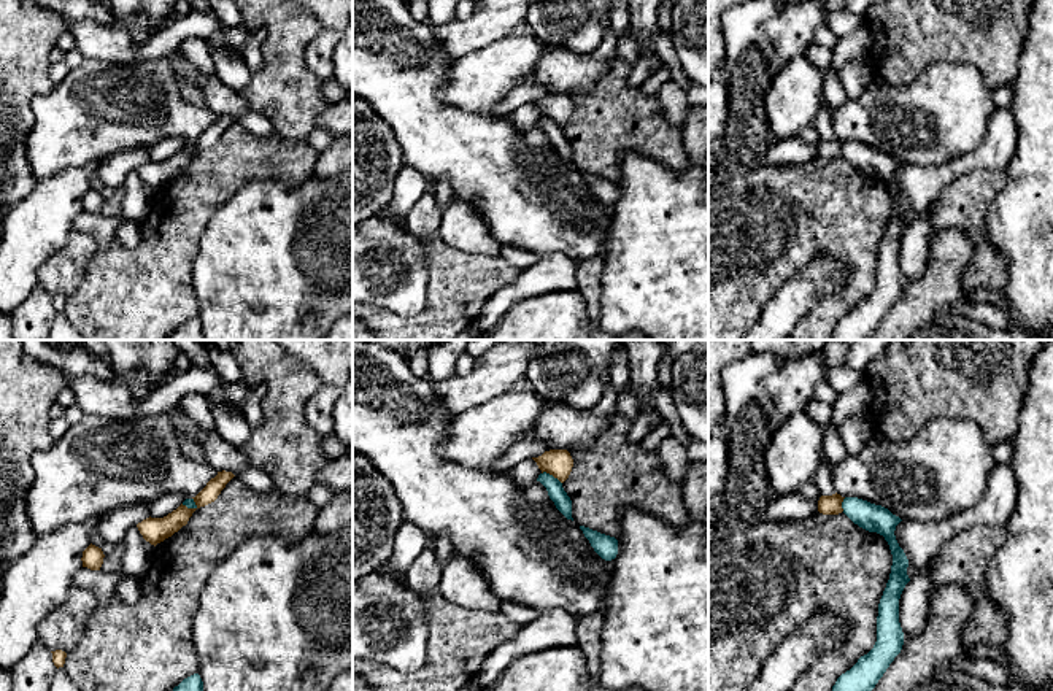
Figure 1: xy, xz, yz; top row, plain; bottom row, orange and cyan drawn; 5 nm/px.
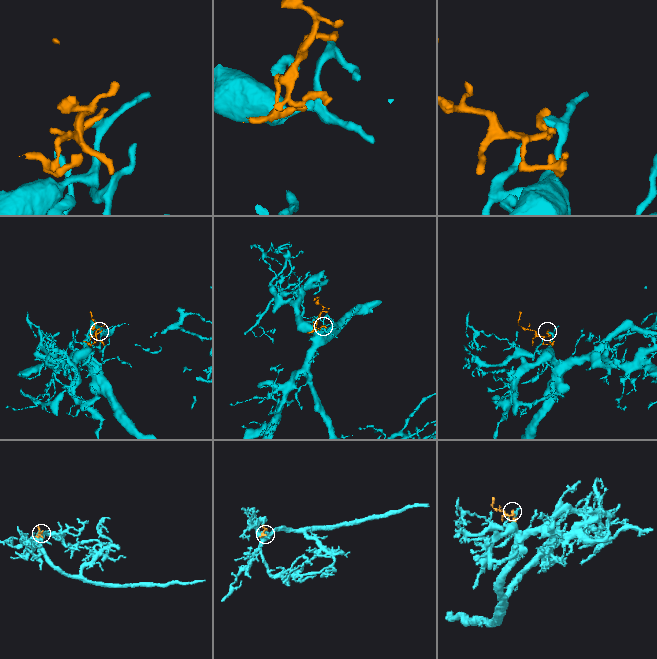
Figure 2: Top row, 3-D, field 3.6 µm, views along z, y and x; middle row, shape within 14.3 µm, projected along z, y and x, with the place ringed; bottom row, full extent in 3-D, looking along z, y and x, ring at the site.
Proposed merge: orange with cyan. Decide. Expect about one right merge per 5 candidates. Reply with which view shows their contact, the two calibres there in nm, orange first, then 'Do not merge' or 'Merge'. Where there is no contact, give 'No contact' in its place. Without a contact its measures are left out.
Touches orange in xz. Thickness 140 nm (orange) against 90 nm. Do not merge

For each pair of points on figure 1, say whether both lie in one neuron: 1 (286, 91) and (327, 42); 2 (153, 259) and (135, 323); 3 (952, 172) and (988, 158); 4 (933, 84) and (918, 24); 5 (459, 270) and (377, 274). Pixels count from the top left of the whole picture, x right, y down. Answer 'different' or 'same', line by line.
1: different
2: same
3: same
4: different
5: different

